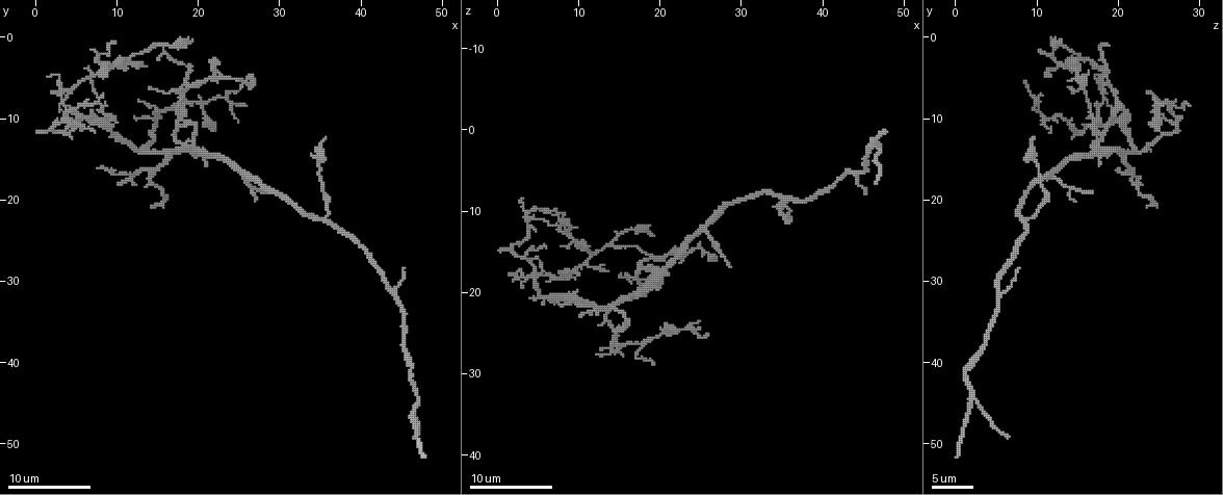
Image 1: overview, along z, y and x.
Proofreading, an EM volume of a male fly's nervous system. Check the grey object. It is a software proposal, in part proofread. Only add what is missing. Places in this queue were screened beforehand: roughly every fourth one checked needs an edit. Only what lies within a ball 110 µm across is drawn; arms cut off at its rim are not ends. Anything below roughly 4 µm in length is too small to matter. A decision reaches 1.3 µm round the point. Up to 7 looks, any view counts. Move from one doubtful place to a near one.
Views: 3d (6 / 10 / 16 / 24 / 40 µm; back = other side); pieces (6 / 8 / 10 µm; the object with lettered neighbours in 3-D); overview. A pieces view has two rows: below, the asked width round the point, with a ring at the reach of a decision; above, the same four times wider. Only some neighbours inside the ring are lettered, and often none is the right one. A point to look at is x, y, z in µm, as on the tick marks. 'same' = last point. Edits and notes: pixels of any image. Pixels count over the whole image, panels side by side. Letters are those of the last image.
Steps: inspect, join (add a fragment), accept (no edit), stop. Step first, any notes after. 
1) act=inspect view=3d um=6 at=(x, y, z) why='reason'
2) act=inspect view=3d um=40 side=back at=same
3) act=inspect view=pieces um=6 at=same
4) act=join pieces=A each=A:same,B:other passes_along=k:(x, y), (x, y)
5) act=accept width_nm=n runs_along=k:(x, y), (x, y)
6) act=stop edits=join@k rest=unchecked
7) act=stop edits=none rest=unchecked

act=inspect view=3d um=6 at=(8.8, 4.8, 11.2) why='free end'

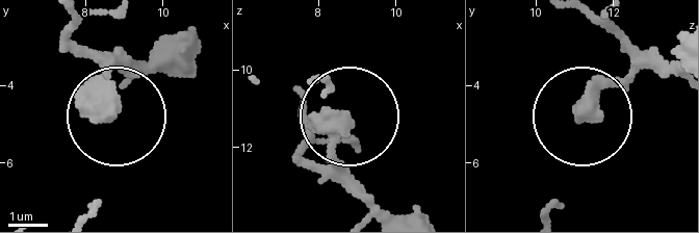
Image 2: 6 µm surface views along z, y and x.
act=inspect view=pieces um=10 at=(8.70, 4.70, 11.25) why='what lies round it'

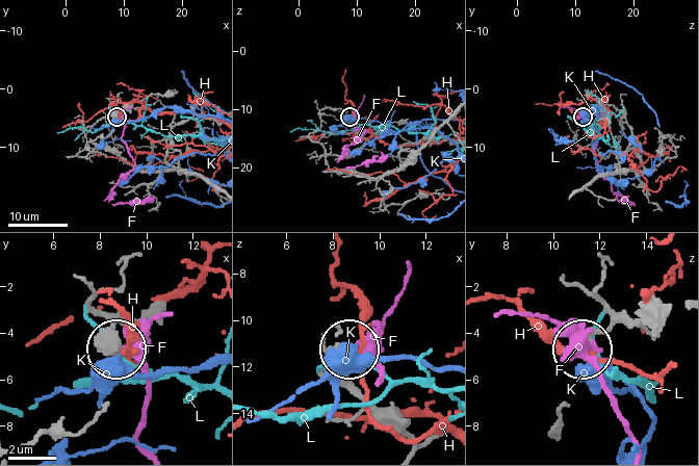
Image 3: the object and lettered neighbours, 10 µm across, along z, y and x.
act=accept each=F:other,H:other,K:other,L:other found='none of them fits'

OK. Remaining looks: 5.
act=inspect view=pieces um=8 at=(28.4, 19.0, 16.8) why='branch stops here'

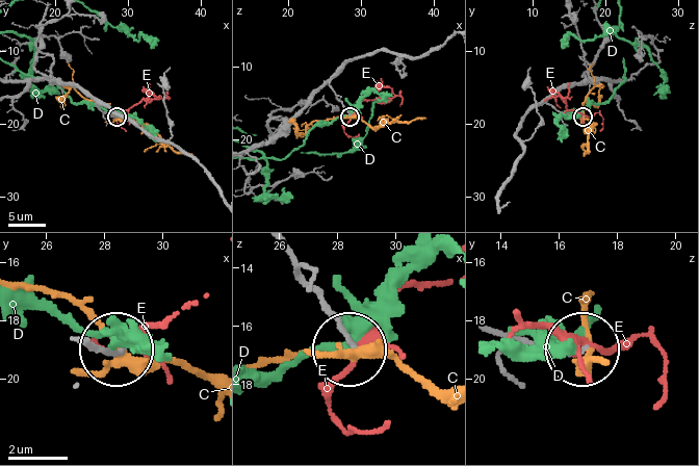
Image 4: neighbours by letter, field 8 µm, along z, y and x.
act=accept each=C:other,D:other,E:other runs_along=4:(335, 75), (330, 85), (350, 117) found='no lettered fragment goes on from it'

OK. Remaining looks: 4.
act=inspect view=pieces um=10 at=(22.0, 3.0, 14.8) why='branch stops here'

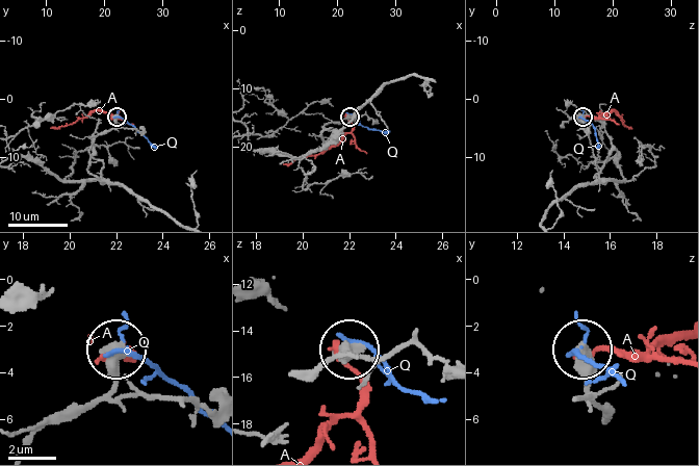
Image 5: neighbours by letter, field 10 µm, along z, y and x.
act=accept each=A:other,Q:other runs_along=5:(120, 186), (103, 178), (91, 152), (115, 117) found='none of them fits'

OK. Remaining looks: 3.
act=stop edits=none rest=unchecked

